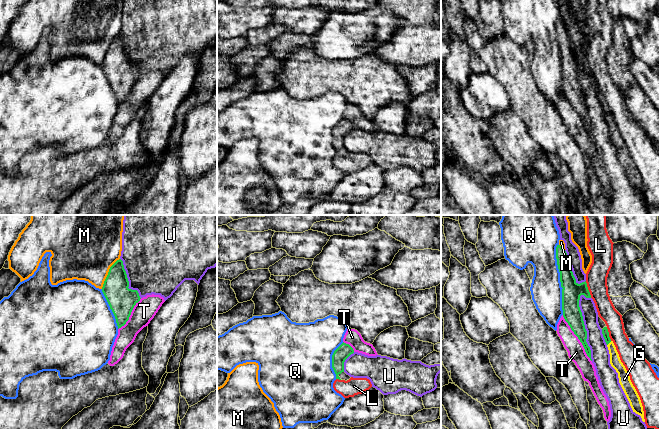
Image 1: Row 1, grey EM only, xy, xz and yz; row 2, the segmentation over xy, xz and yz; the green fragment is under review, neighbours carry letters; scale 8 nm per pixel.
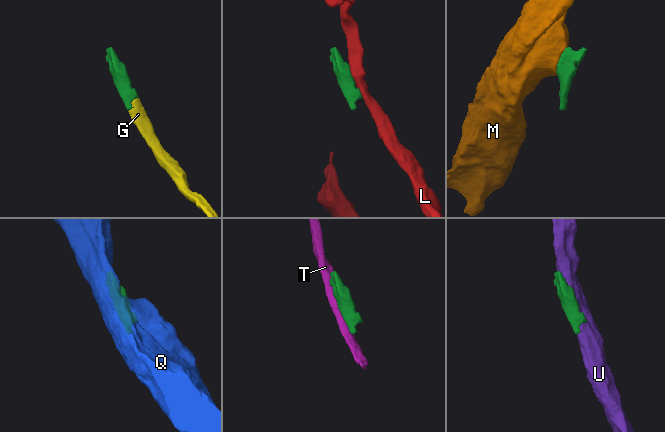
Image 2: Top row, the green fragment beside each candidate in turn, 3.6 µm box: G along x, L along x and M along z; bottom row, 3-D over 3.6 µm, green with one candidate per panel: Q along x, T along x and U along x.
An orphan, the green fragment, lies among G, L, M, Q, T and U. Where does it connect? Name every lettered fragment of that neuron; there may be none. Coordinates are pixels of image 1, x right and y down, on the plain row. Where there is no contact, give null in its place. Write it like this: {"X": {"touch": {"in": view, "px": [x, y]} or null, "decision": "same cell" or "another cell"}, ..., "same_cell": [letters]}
{"G": {"touch": {"in": "yz", "px": [609, 118]}, "decision": "same cell"}, "L": {"touch": {"in": "yz", "px": [587, 65]}, "decision": "another cell"}, "M": {"touch": {"in": "xy", "px": [108, 49]}, "decision": "another cell"}, "Q": {"touch": {"in": "yz", "px": [560, 55]}, "decision": "another cell"}, "T": {"touch": {"in": "yz", "px": [578, 114]}, "decision": "another cell"}, "U": {"touch": {"in": "yz", "px": [584, 103]}, "decision": "another cell"}, "same_cell": ["G"]}

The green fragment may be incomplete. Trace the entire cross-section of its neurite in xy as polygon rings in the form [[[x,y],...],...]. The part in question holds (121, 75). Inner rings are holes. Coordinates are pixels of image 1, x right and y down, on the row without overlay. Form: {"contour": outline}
{"contour": [[[117,36],[109,45],[102,68],[112,86],[118,105],[129,96],[134,82],[140,77],[137,66],[129,65],[123,37]]]}

